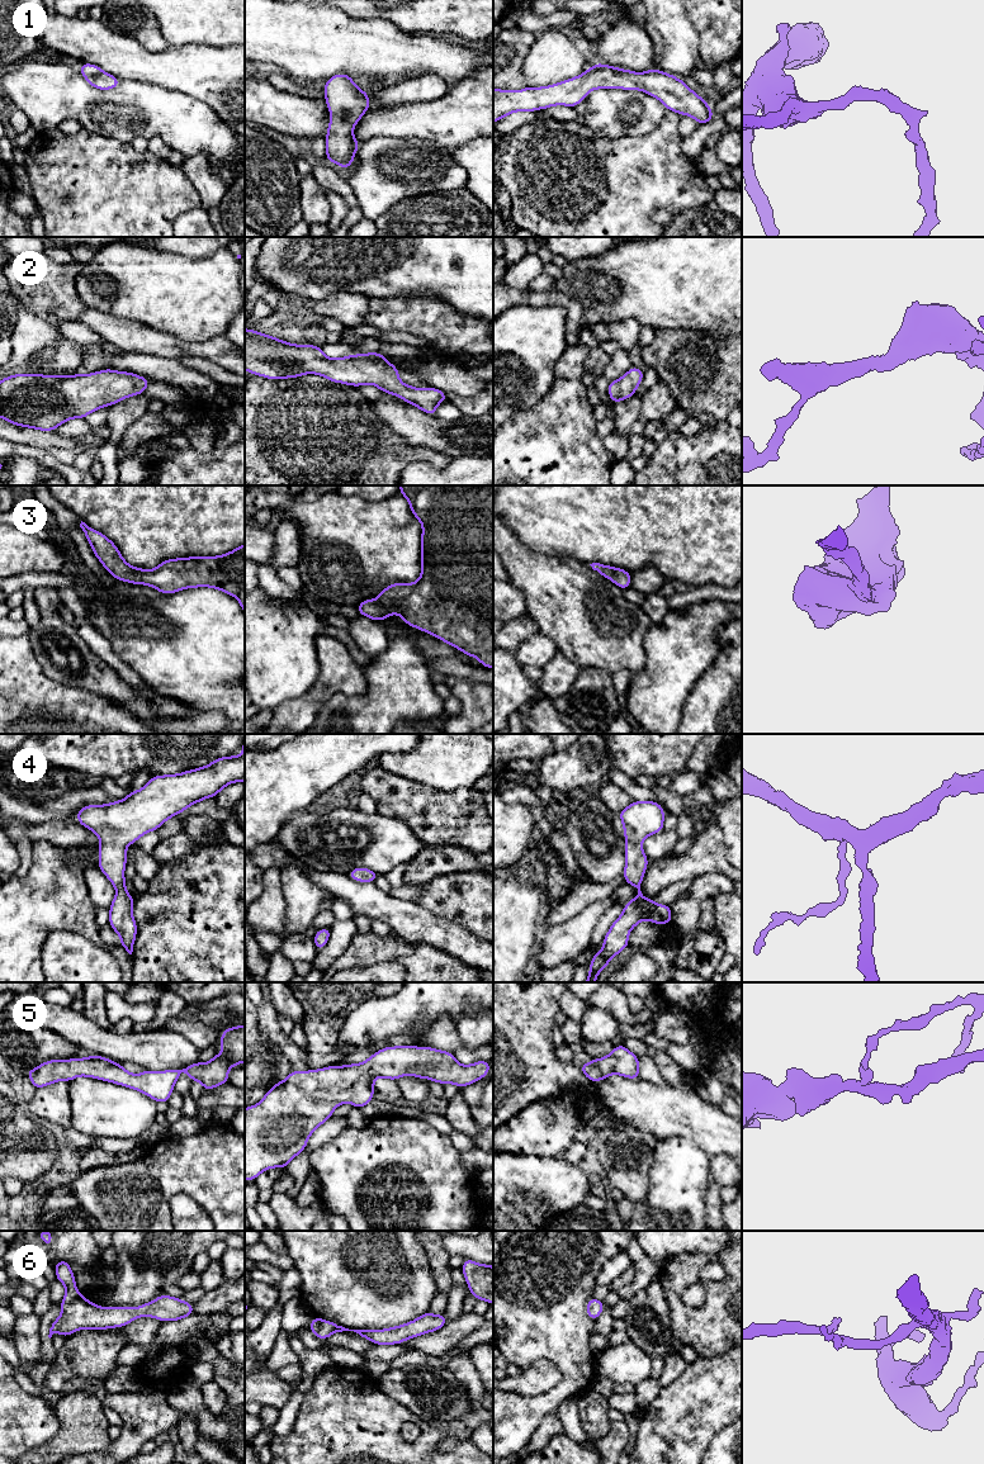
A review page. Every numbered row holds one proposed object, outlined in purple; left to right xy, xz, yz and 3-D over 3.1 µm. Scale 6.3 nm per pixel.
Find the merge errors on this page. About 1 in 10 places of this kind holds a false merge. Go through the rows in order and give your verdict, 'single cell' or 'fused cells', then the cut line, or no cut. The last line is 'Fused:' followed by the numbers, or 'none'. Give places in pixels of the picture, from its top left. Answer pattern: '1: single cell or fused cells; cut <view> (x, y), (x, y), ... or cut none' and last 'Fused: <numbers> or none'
1: single cell; cut none
2: single cell; cut none
3: single cell; cut none
4: single cell; cut none
5: single cell; cut none
6: single cell; cut none
Fused: none

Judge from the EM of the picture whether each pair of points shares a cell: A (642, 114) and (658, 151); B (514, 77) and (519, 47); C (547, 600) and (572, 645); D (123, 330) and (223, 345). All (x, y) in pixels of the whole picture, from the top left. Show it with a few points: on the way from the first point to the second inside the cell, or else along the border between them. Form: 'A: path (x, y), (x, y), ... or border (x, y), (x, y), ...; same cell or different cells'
A: border (666, 109), (662, 121), (649, 132), (621, 137); different cells
B: path (514, 70), (514, 58), (517, 55); same cell
C: path (558, 611), (572, 625), (572, 634); same cell
D: path (148, 341), (170, 347), (198, 347); same cell

